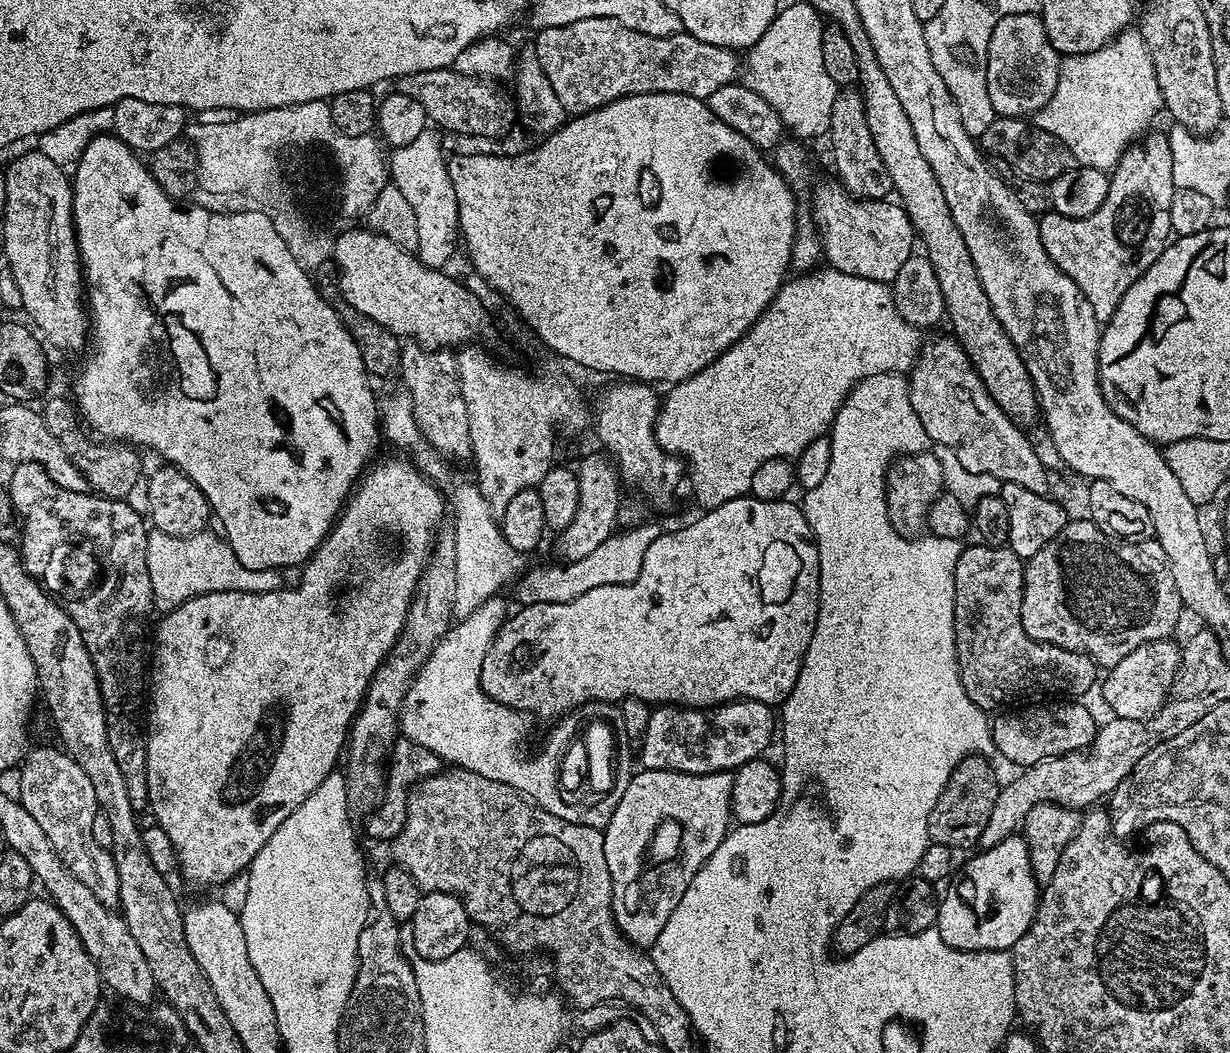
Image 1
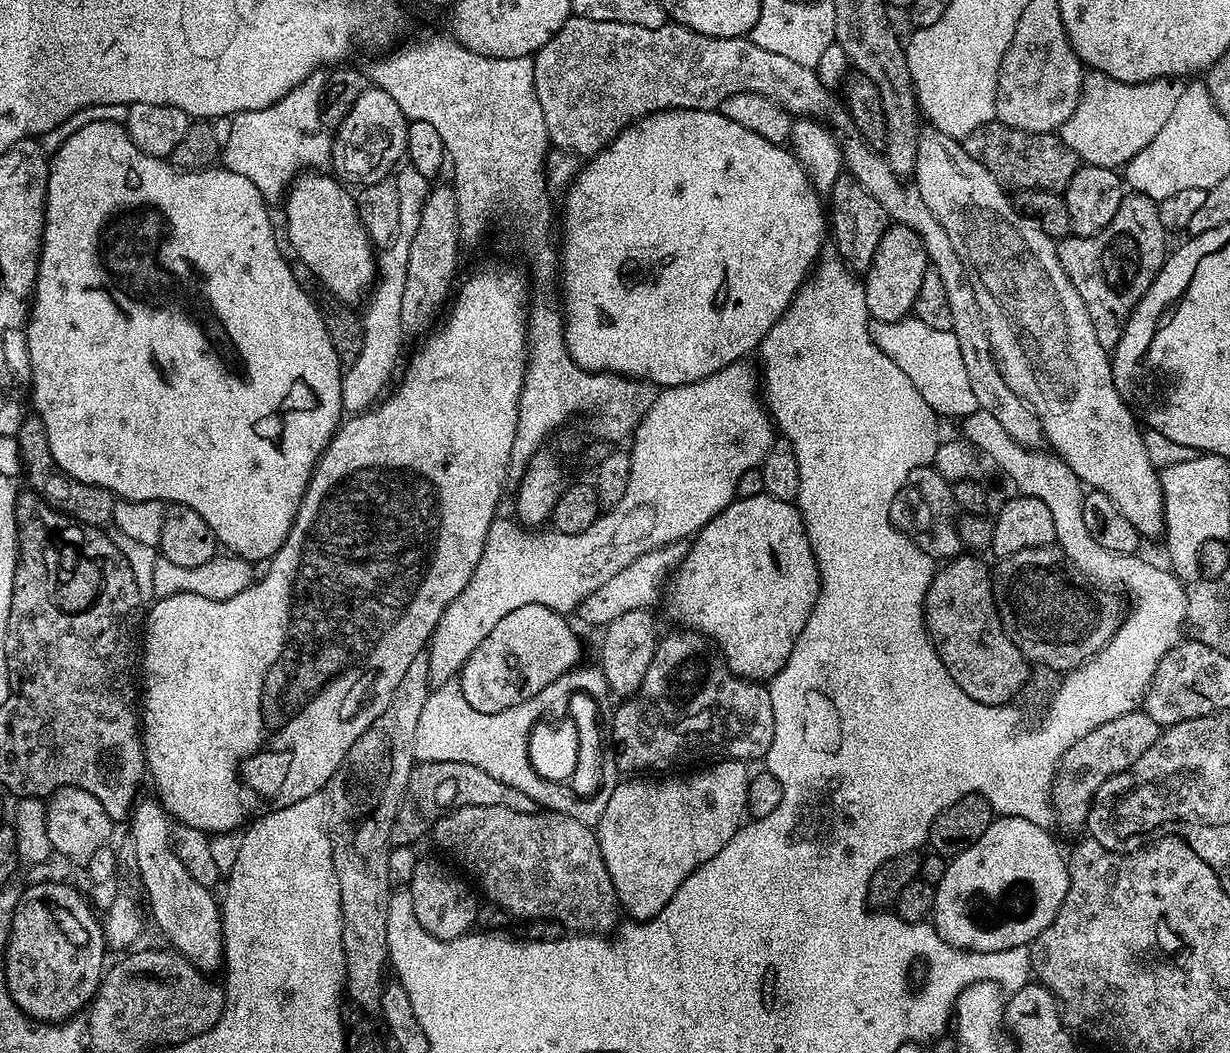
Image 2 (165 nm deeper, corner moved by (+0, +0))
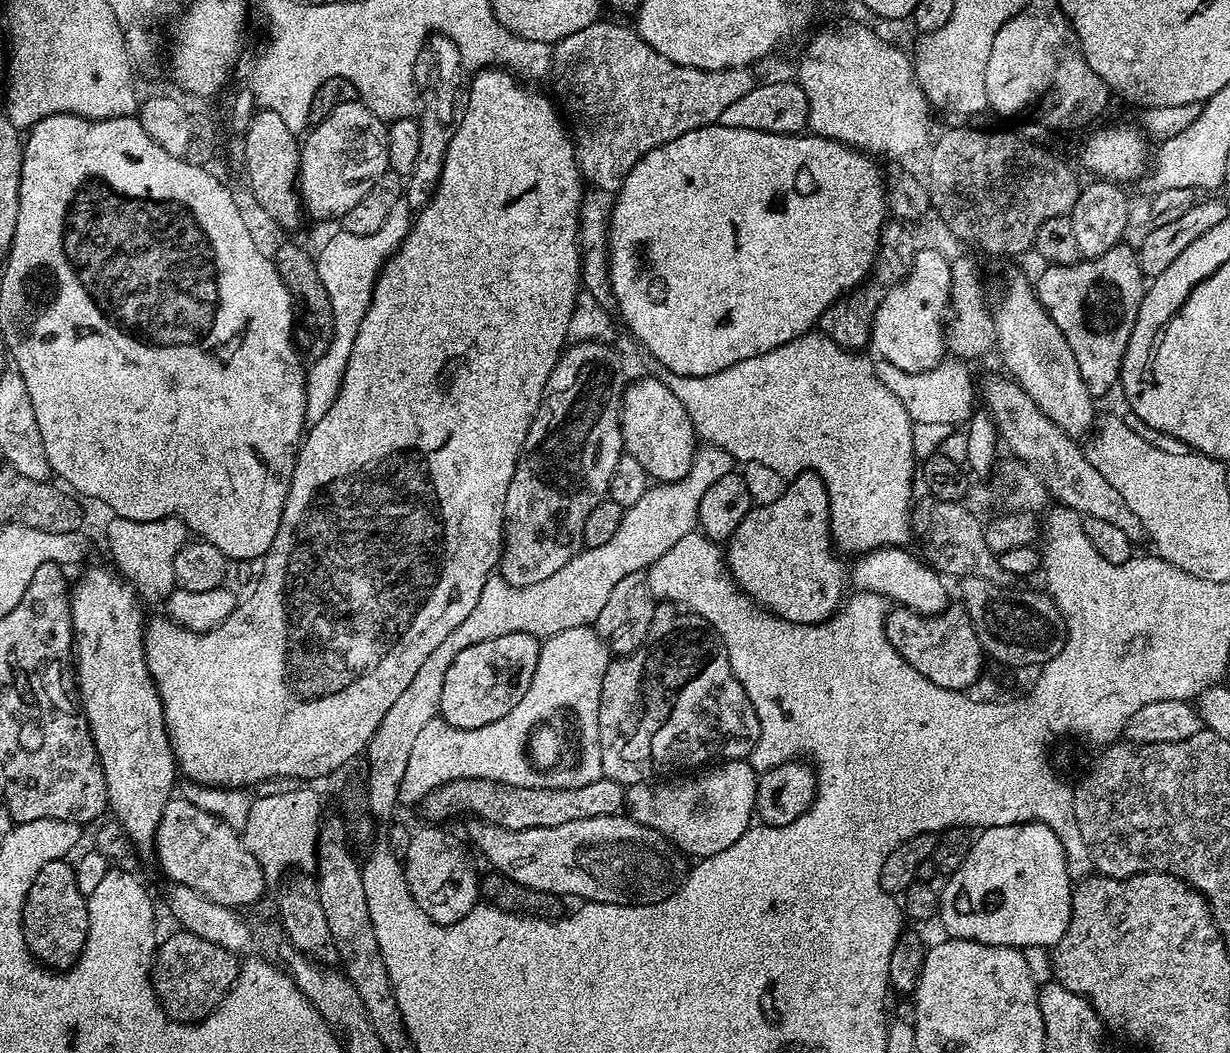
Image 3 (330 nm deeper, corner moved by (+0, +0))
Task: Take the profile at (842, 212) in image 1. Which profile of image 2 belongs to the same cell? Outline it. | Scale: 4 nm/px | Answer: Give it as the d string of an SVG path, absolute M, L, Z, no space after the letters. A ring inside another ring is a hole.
M893 223L882 234L882 242L878 242L874 262L868 267L862 280L869 317L873 321L882 322L905 319L912 312L918 298L918 286L922 286L922 278L929 271L928 255L922 246L922 238L918 238L914 230Z

